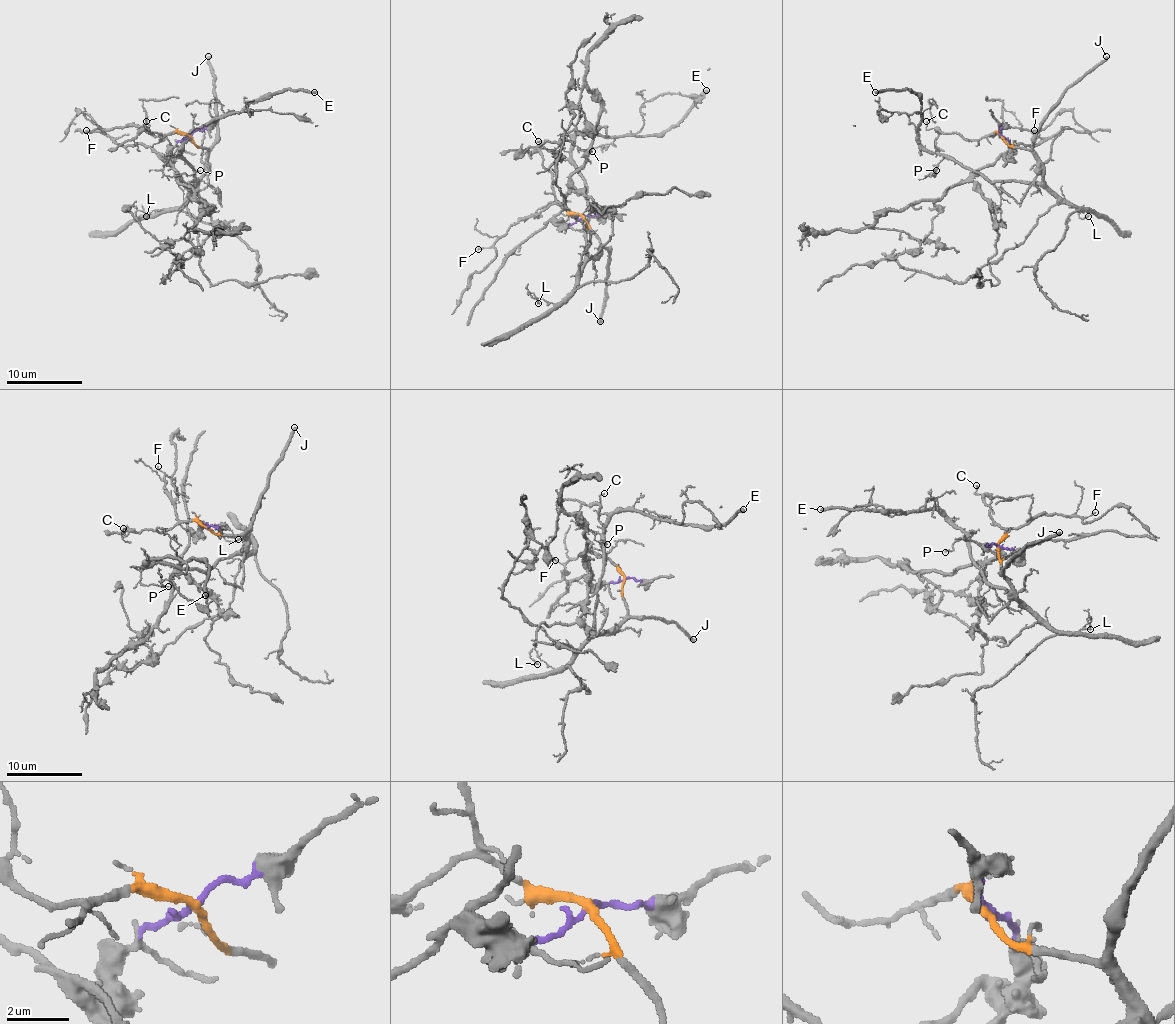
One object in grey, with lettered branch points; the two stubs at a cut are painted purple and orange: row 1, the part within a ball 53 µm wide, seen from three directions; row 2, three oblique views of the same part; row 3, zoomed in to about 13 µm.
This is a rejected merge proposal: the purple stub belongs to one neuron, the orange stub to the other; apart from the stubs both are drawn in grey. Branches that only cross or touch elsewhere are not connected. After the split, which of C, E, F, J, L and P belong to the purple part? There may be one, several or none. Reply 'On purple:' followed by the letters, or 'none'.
On purple: none

